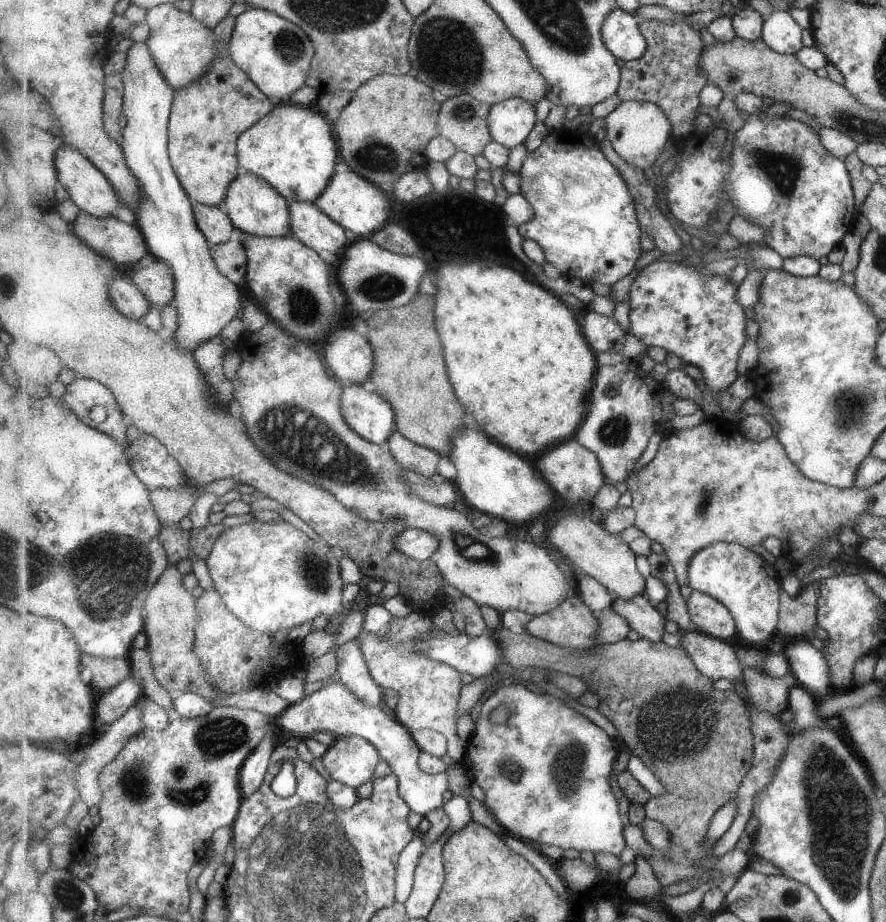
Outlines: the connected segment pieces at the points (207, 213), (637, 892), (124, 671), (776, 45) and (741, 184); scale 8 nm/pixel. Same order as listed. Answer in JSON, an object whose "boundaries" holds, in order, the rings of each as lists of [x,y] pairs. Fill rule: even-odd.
{"boundaries":[[[[197,203],[194,205],[194,213],[199,228],[211,245],[227,242],[231,238],[236,226],[223,206]]],[[[638,858],[635,867],[634,874],[625,883],[625,891],[633,902],[643,903],[645,898],[660,895],[663,885],[649,862],[645,858]]],[[[83,653],[82,664],[93,674],[93,688],[101,690],[103,695],[134,672],[128,658],[108,659]]],[[[775,11],[765,21],[762,39],[778,53],[796,55],[803,48],[803,28],[788,11]]],[[[763,111],[749,115],[746,123],[735,133],[728,155],[734,162],[728,173],[729,200],[737,208],[737,213],[765,228],[765,242],[785,259],[805,255],[819,260],[833,250],[855,220],[847,169],[842,160],[823,148],[821,137],[805,123],[782,116],[764,118],[761,115]]]]}

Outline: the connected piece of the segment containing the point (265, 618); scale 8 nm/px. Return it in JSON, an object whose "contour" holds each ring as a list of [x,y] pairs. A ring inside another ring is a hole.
{"contour":[[[255,520],[253,523],[237,525],[230,527],[216,540],[214,547],[207,557],[206,564],[209,570],[210,578],[213,580],[213,587],[217,589],[227,603],[227,606],[248,626],[253,630],[262,632],[263,634],[275,634],[279,630],[295,628],[305,624],[307,620],[317,618],[319,614],[324,614],[327,618],[335,616],[335,614],[344,611],[343,598],[343,578],[341,578],[341,568],[339,568],[340,552],[331,547],[325,540],[313,540],[309,538],[303,530],[293,527],[291,523],[288,524],[269,524],[263,521]]]}

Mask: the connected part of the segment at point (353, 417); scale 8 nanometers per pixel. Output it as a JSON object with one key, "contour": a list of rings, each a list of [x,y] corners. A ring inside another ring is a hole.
{"contour":[[[347,384],[343,391],[343,414],[357,434],[383,444],[396,429],[394,406],[375,389],[365,384]]]}

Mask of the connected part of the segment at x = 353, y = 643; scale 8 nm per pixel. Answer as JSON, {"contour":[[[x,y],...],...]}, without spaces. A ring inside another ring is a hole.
{"contour":[[[355,639],[342,644],[338,650],[339,680],[348,686],[367,706],[383,708],[384,688],[373,678],[363,651]]]}

